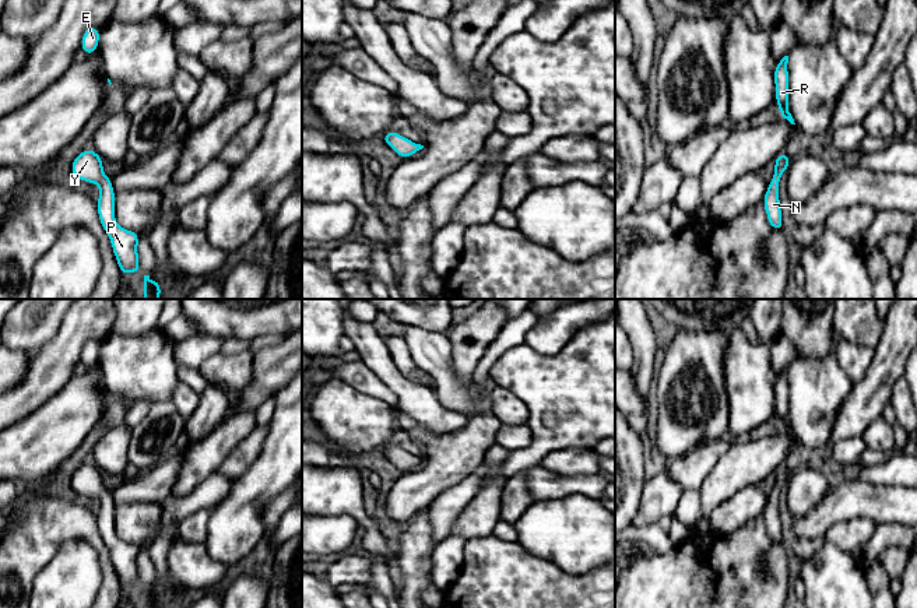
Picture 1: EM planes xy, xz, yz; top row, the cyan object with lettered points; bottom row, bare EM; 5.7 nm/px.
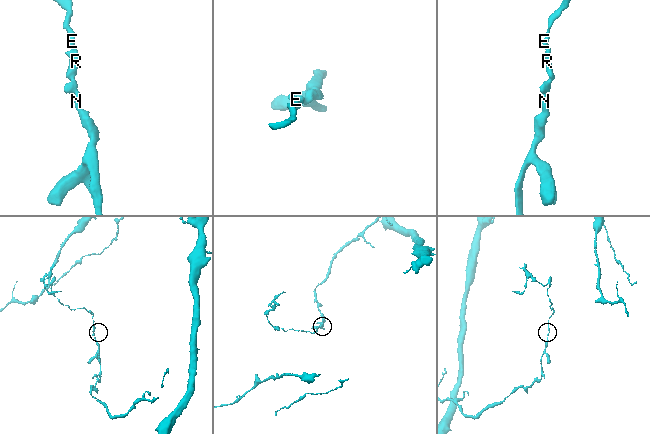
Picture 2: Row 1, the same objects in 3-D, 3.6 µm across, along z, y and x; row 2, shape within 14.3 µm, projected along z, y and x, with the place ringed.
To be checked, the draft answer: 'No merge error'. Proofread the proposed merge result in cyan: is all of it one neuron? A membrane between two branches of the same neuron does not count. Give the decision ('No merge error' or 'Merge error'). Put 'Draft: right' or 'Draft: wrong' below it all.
No merge error
Draft: right

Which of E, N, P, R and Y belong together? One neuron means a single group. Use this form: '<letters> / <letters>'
E N P R Y

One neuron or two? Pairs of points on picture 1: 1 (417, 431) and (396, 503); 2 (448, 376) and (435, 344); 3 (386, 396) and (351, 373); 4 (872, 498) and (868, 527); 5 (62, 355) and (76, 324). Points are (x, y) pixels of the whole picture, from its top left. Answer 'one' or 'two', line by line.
1: one
2: one
3: one
4: two
5: one

